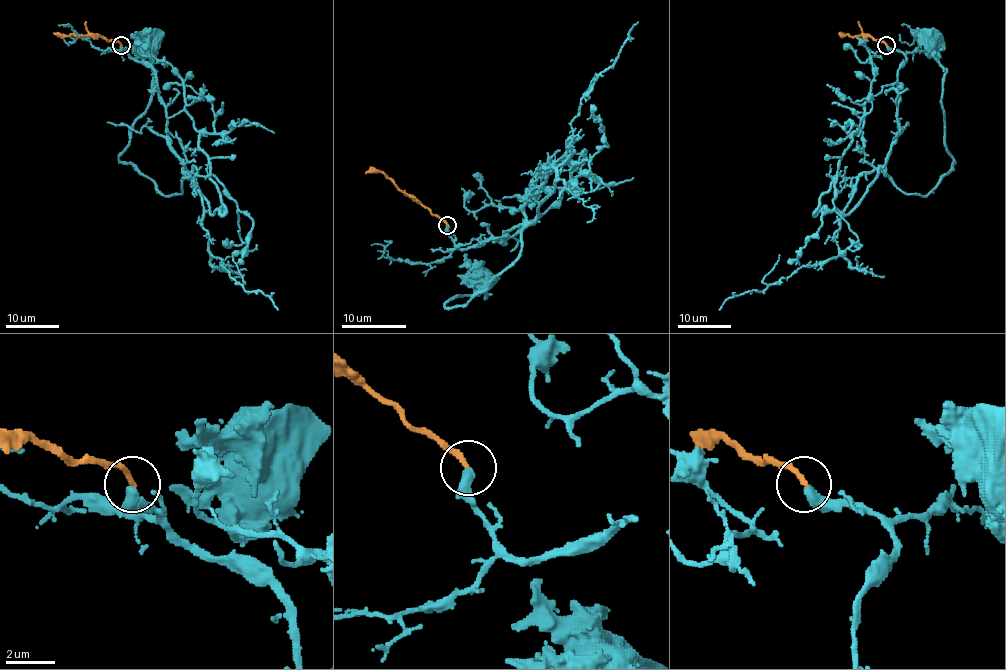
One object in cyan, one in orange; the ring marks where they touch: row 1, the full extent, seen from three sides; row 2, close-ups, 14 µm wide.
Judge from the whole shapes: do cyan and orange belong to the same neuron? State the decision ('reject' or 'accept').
reject

